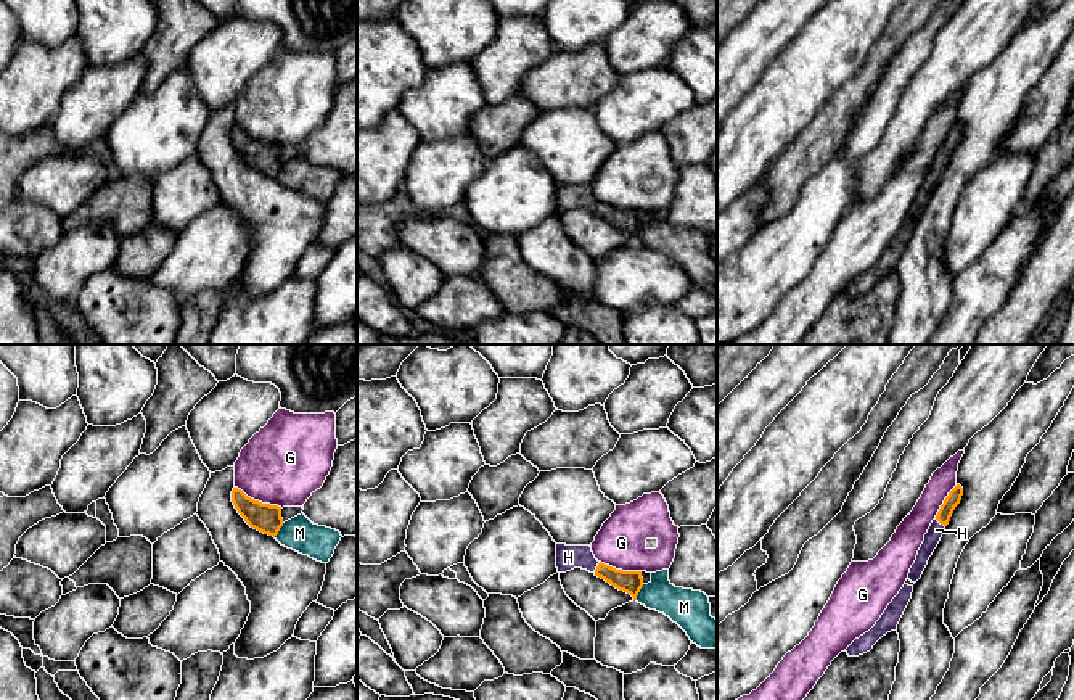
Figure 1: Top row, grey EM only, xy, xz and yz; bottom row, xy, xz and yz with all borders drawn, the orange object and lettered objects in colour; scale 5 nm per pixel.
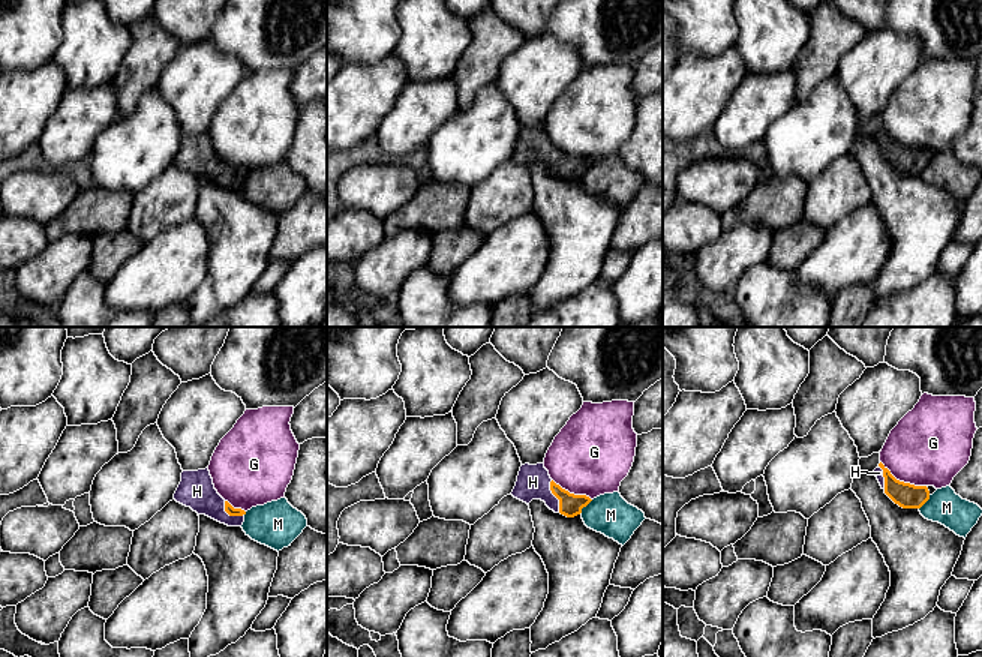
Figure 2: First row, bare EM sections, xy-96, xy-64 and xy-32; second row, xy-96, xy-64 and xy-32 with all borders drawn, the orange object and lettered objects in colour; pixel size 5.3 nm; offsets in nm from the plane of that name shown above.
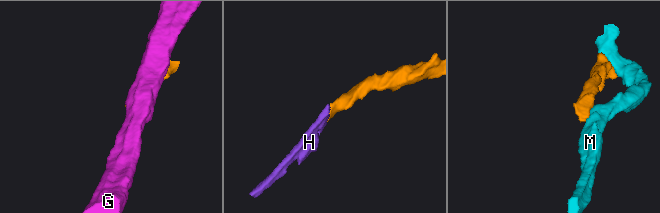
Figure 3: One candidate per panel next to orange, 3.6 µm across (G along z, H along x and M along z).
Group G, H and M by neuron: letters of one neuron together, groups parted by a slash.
G / H / M

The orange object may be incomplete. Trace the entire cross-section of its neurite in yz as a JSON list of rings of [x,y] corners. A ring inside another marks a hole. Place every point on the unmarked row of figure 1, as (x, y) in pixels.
[[[957,124],[949,132],[944,143],[941,145],[936,158],[933,159],[928,172],[924,174],[924,180],[918,190],[916,200],[910,208],[908,219],[912,222],[916,222],[921,217],[921,214],[928,204],[929,196],[933,195],[934,188],[937,187],[937,183],[945,171],[945,166],[950,161],[950,156],[952,156],[955,146],[961,140],[961,135],[963,135],[963,127],[960,124]]]

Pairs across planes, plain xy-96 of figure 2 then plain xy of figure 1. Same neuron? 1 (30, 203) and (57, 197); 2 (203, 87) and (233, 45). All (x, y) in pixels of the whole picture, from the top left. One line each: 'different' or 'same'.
1: same
2: same

